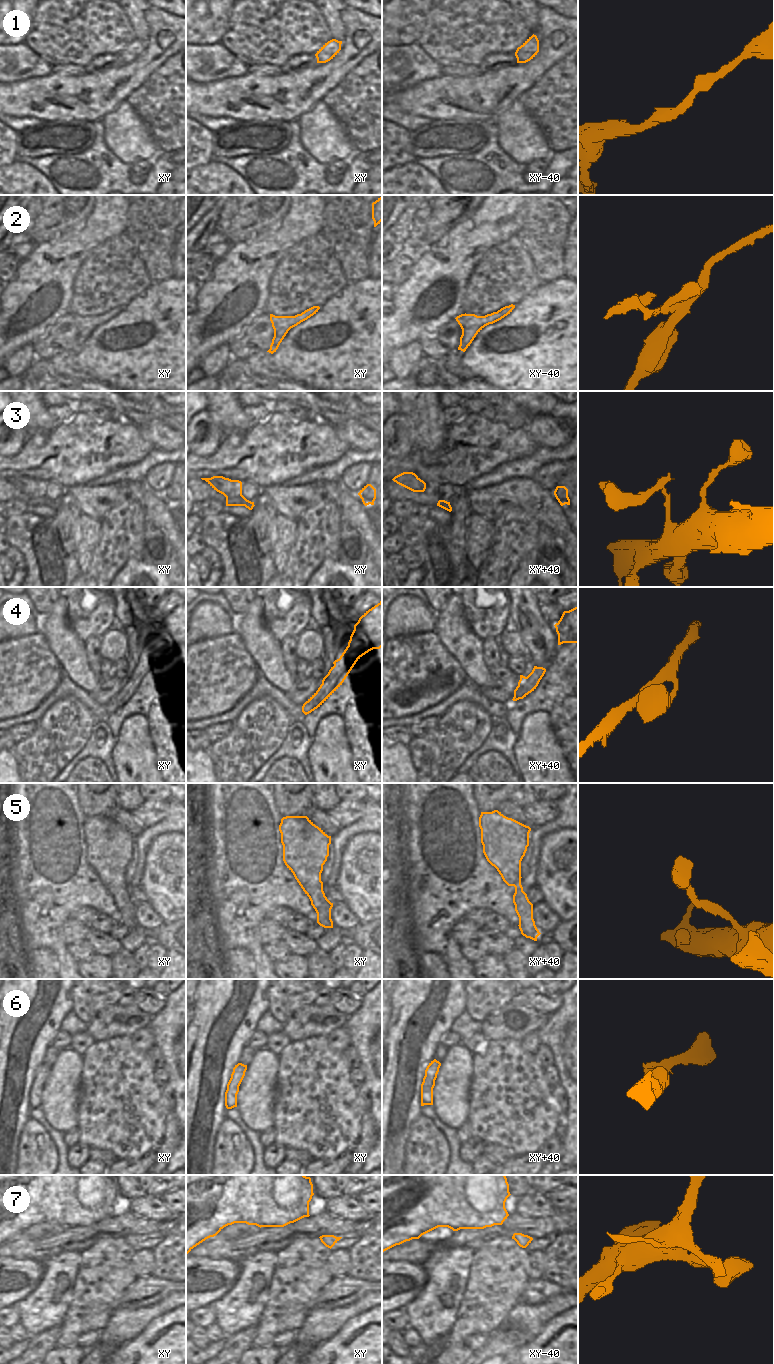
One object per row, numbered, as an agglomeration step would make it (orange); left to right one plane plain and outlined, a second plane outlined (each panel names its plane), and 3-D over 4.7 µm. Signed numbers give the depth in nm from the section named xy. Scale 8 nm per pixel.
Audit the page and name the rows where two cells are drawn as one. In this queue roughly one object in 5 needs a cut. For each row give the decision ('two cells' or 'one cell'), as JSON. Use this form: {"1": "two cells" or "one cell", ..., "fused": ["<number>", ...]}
{"1": "one cell", "2": "one cell", "3": "one cell", "4": "one cell", "5": "one cell", "6": "one cell", "7": "one cell", "fused": []}

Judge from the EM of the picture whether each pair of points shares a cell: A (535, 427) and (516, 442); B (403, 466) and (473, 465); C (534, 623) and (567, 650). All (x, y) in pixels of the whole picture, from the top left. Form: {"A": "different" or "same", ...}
{"A": "different", "B": "same", "C": "different"}

